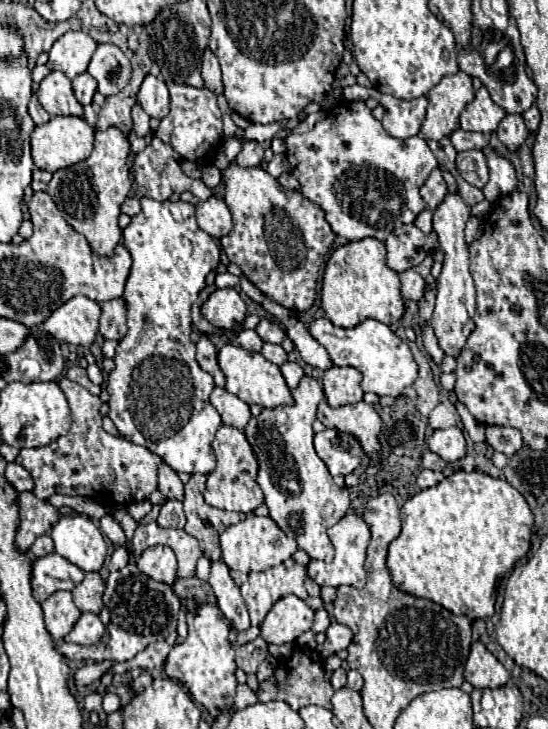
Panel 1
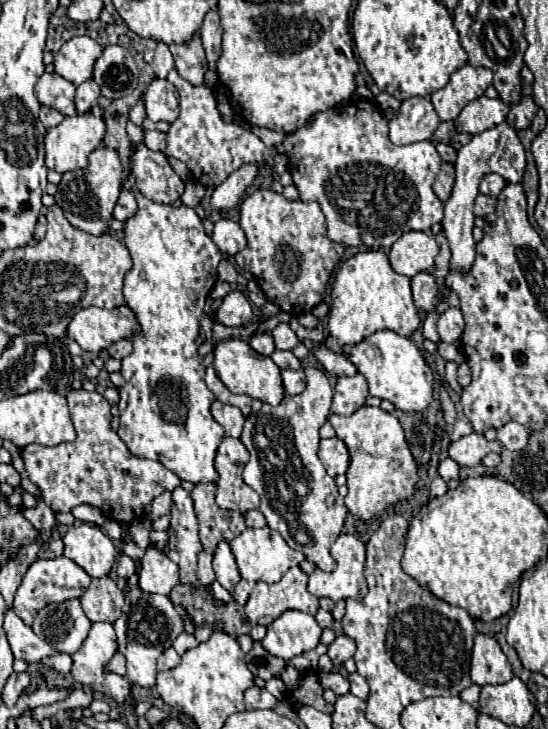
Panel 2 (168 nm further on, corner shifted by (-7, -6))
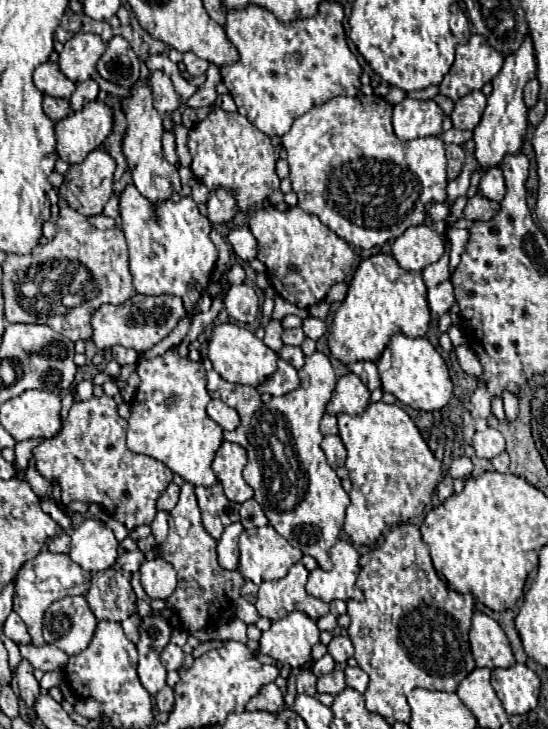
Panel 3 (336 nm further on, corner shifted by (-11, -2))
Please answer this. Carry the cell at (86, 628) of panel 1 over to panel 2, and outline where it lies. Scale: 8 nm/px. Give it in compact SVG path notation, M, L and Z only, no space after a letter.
M108 622L92 624L88 638L80 646L80 650L72 654L74 660L72 676L84 686L108 694L120 706L130 692L130 682L122 676L108 678L108 674L104 672L104 664L116 654L116 648L118 644L112 624Z

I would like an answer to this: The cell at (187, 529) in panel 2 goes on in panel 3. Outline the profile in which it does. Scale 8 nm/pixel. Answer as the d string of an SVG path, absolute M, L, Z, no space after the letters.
M186 482L180 490L180 500L178 500L176 508L170 512L170 532L164 540L164 544L158 548L158 552L160 552L160 558L170 562L176 570L178 586L166 598L166 602L172 604L172 610L180 618L182 628L186 632L190 632L188 640L184 644L184 652L188 652L188 654L200 644L200 640L194 638L192 632L214 628L220 618L220 612L230 608L236 602L236 598L240 598L240 588L244 584L244 578L240 576L238 570L224 570L218 564L216 544L218 542L206 532L206 528L200 520L200 508L196 502L194 486L190 482Z

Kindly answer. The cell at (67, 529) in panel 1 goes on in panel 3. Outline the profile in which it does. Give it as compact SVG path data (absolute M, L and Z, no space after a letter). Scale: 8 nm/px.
M98 518L84 520L72 532L70 558L92 574L110 568L116 562L116 550L118 540L114 538L114 532Z

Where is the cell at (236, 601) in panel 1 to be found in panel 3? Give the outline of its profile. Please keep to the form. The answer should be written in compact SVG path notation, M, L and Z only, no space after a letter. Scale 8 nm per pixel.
M234 522L224 528L222 538L218 540L218 562L226 570L238 568L238 536L244 532L244 526L240 522Z

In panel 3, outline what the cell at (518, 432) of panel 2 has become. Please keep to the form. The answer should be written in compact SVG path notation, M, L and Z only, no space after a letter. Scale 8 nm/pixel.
M504 390L504 392L502 392L502 400L504 400L506 418L508 418L508 420L514 420L514 418L518 416L518 398L516 398L512 392Z

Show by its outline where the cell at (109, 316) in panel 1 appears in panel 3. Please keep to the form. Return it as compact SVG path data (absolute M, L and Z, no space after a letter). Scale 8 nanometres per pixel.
M114 346L114 348L112 348L112 358L114 358L120 366L124 366L124 364L134 364L136 358L138 358L138 352L134 352L134 350L130 350L130 348L124 348L124 346Z

